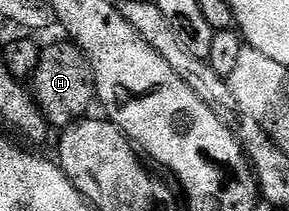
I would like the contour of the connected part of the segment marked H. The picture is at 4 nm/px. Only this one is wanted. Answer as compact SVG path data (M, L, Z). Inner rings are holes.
M64 42L41 51L41 59L31 78L33 100L53 129L64 129L86 118L97 99L97 84L93 82L93 66L89 64L89 58L76 43Z

